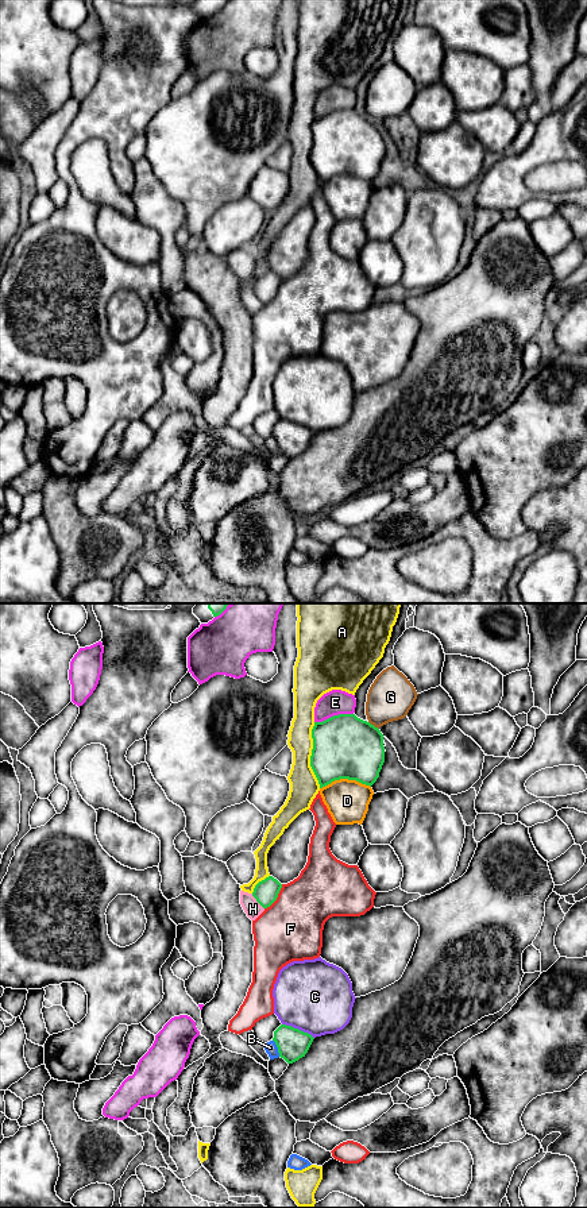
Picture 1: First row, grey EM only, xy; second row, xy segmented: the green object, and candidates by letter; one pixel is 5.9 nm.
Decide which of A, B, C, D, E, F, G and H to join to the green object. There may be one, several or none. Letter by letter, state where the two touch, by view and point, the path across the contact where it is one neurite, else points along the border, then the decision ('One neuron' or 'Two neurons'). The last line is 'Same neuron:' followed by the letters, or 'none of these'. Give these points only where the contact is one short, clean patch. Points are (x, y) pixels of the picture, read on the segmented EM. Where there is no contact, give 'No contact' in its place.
A: Touches green at xy (312, 755). Two neurons
B: Touches green at xy (277, 1046). Two neurons
C: Touches green at xy (297, 1029). Two neurons
D: Touches green at xy (344, 778). Two neurons
E: Touches green at xy (333, 716). Two neurons
F: Touches green at xy (277, 896). Two neurons
G: Touches green at xy (373, 725). Boundary: xy (369, 721), (378, 729). Two neurons
H: Touches green at xy (257, 900). Two neurons
Same neuron: none of these

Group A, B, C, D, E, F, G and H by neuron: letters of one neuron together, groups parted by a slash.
A / B H / C / D / E / F / G

